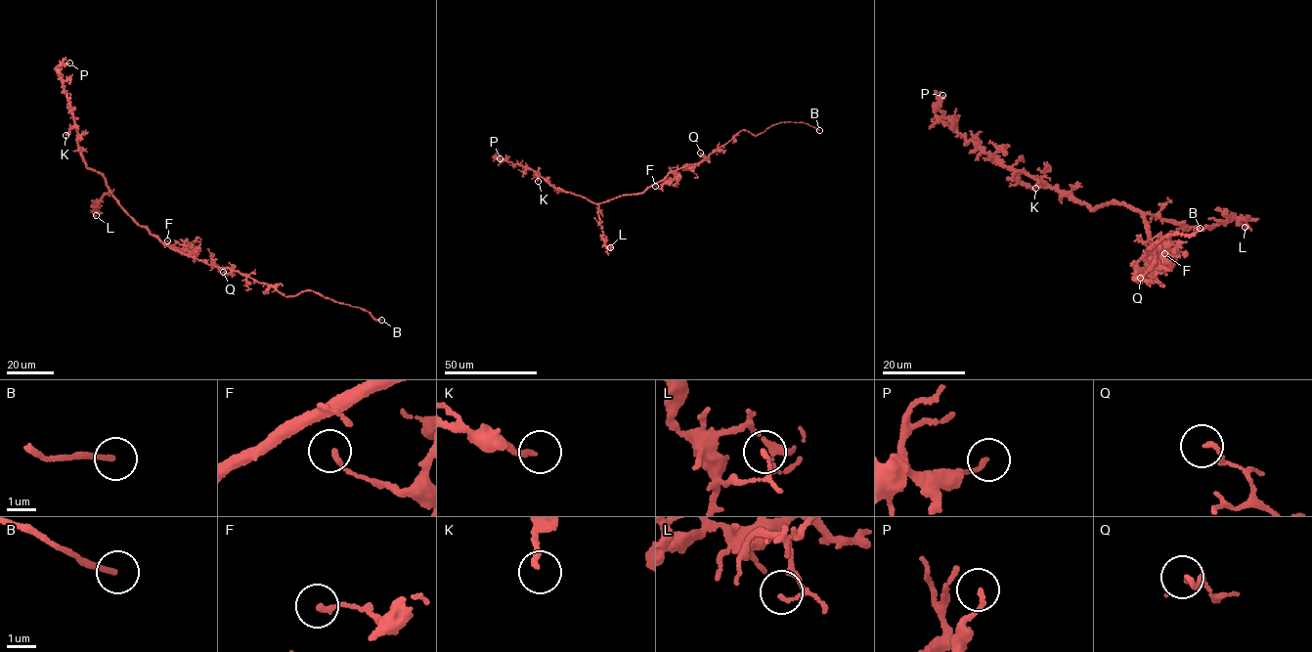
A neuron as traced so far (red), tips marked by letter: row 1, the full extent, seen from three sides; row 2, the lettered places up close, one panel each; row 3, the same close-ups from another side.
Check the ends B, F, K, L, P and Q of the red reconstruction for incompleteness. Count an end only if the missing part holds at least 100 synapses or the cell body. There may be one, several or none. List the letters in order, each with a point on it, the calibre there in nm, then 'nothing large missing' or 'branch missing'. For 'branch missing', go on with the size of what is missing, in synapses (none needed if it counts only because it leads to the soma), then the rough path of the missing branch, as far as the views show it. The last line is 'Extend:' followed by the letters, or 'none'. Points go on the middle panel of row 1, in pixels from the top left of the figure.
B: at (819, 130); 170 nm thick; branch missing
F: at (655, 186); 170 nm thick; nothing large missing
K: at (538, 181); 180 nm thick; nothing large missing
L: at (610, 247); 80 nm thick; nothing large missing
P: at (500, 158); 150 nm thick; nothing large missing
Q: at (700, 152); 140 nm thick; nothing large missing
Extend: B

